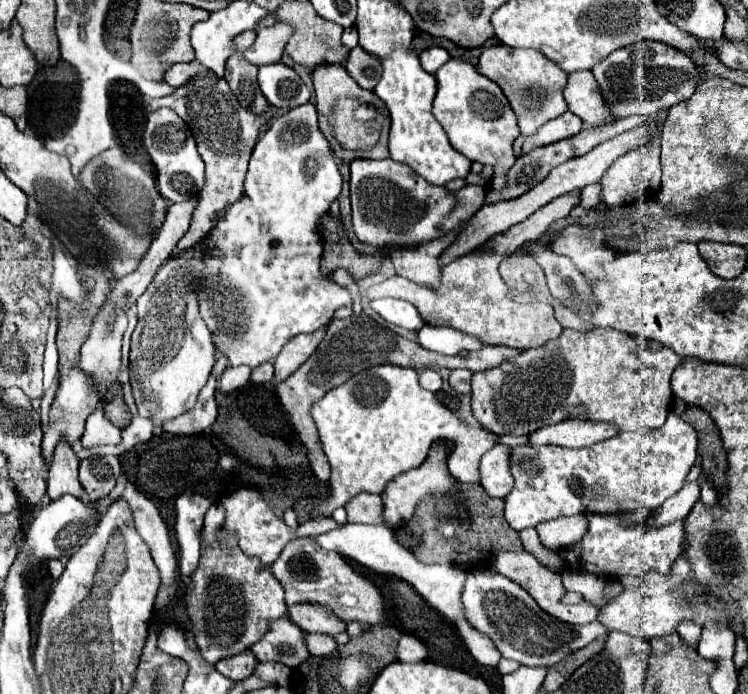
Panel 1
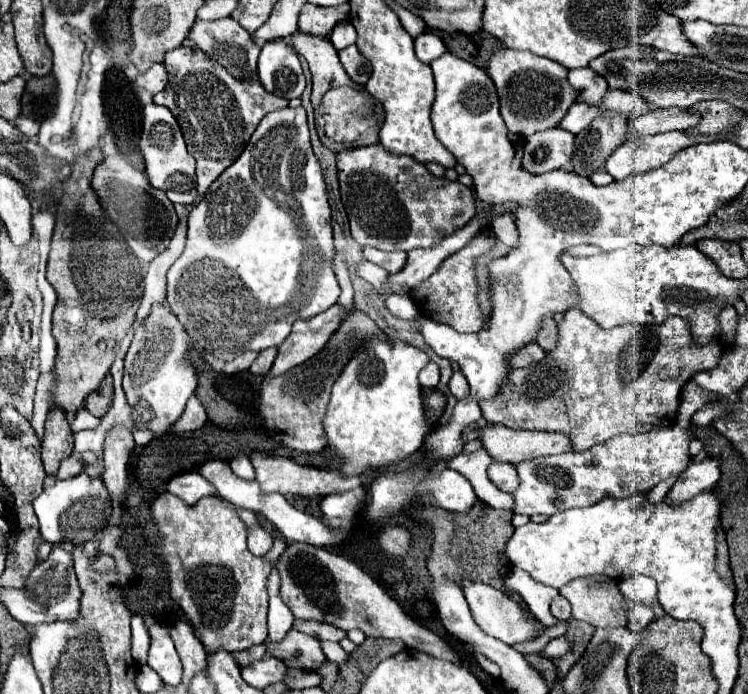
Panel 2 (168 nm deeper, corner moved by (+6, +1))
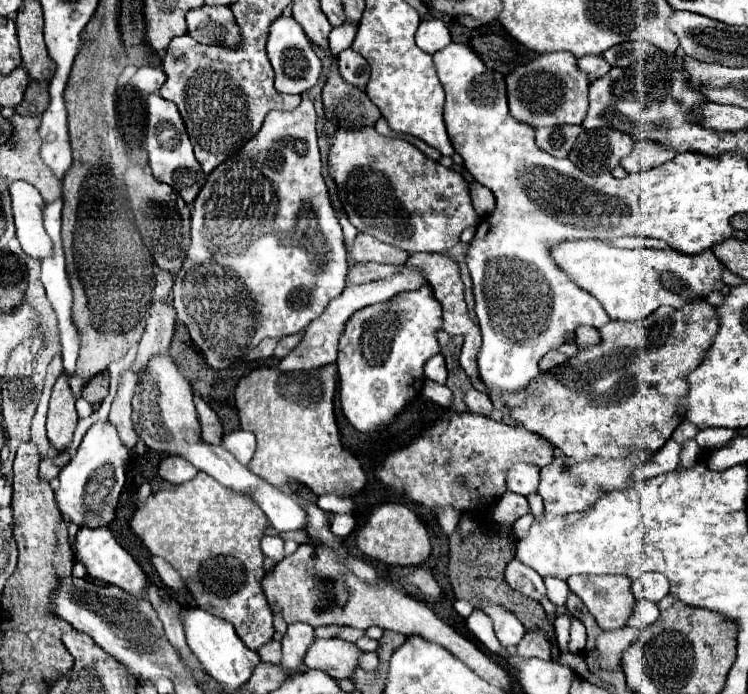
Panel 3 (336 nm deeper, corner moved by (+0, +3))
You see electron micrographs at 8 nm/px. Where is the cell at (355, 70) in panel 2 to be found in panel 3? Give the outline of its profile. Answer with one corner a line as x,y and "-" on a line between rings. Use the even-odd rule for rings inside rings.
346,48
338,56
338,64
340,64
342,78
348,84
354,84
358,88
366,88
366,84
370,80
370,66
364,56
358,56
358,52
354,52
352,48

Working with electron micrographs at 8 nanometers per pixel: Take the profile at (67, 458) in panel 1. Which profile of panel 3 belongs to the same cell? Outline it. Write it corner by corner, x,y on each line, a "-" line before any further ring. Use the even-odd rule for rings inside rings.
62,374
52,390
50,408
48,408
48,440
50,444
62,452
72,444
72,436
78,424
74,396
68,386
68,376

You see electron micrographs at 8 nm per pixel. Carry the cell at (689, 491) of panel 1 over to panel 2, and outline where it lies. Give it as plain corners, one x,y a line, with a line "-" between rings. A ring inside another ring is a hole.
704,458
702,462
692,462
680,476
680,480
672,486
668,498
682,502
688,500
700,490
712,488
720,480
720,460
718,458

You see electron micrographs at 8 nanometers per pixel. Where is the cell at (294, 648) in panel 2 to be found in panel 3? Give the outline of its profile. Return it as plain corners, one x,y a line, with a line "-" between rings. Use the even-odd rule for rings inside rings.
316,638
304,656
304,664
314,670
322,670
332,678
348,678
356,660
362,652
344,640
338,638

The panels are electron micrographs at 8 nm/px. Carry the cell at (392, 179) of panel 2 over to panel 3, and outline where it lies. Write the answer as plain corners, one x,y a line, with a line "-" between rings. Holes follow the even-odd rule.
360,128
360,130
336,130
336,136
334,136
334,142
330,146
330,154
328,154
328,168
330,168
330,174
338,186
338,194
340,194
340,200
342,200
342,206
350,218
350,222
356,226
358,232
366,232
374,238
378,238
380,242
384,244
390,244
390,246
396,246
396,248
402,248
406,250
408,254
414,254
414,252
448,252
452,246
456,246
460,242
460,234
470,228
470,226
478,226
478,214
472,206
472,198
470,198
470,188
468,188
468,182
454,170
448,170
444,168
440,162
432,162
430,158
426,158
416,146
412,146
410,142
402,140
402,138
386,138
382,134
378,134
374,128

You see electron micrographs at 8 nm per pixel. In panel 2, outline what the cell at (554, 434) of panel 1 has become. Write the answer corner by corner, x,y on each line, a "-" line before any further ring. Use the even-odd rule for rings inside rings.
484,424
478,428
478,440
492,460
518,464
538,456
562,454
570,450
568,436
558,432
514,430
502,424

